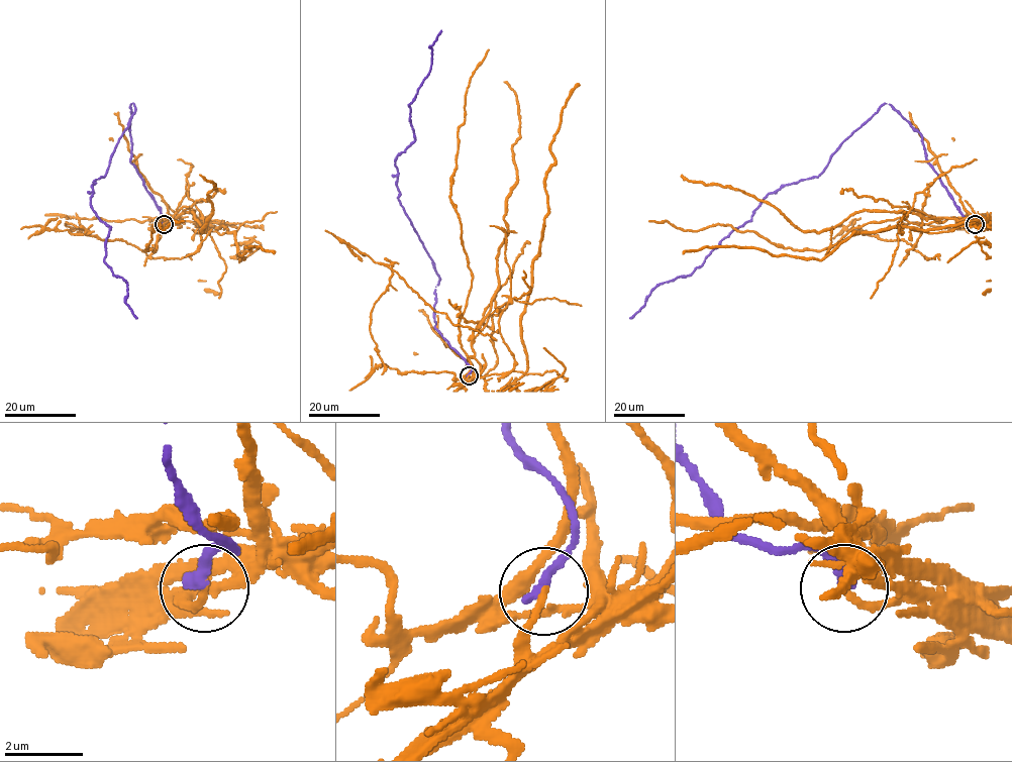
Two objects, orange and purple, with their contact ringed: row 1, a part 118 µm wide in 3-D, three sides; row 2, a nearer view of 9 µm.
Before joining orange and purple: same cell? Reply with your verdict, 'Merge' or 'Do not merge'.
Do not merge

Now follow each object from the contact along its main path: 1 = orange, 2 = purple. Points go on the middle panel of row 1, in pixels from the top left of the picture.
1: (468, 375), (459, 319), (472, 278), (450, 178), (468, 83), (489, 49)
2: (468, 375), (470, 366), (435, 328), (439, 277), (396, 183), (396, 156), (415, 138), (409, 105), (441, 30)

